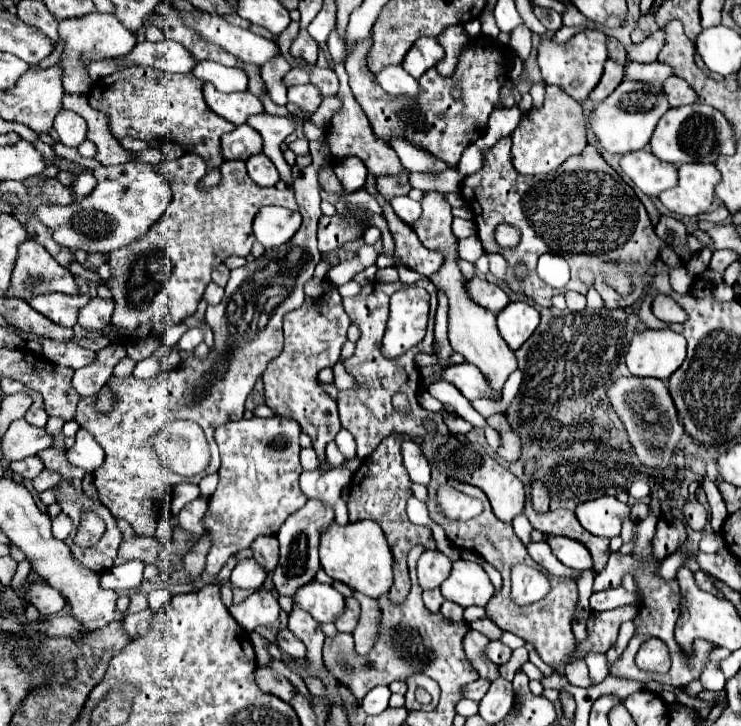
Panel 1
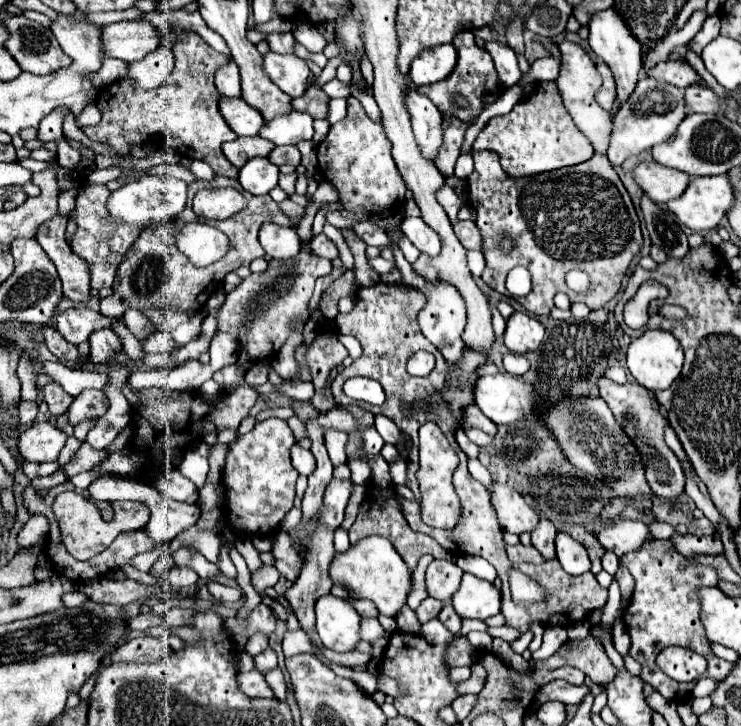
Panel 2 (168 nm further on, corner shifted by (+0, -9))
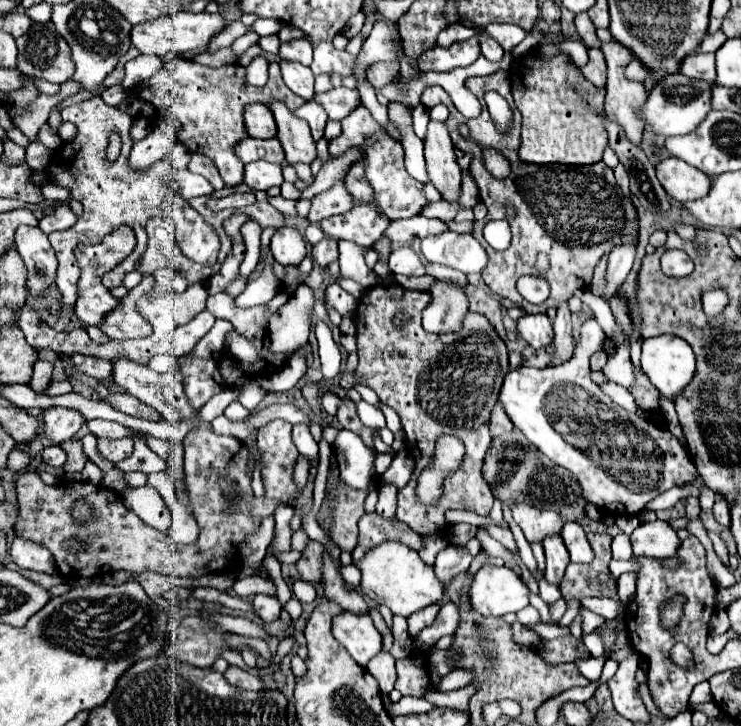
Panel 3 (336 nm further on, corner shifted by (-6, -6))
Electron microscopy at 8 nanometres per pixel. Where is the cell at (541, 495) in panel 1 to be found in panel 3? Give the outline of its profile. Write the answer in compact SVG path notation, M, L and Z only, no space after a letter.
M561 535L545 537L543 547L545 547L545 557L547 557L545 579L547 579L549 583L559 585L561 579L563 579L563 575L565 575L565 567L569 565L569 553L567 553L567 547L563 545Z

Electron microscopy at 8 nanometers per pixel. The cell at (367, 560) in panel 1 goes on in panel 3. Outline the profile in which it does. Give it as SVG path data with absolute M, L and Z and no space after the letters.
M381 543L375 549L371 549L361 561L355 563L355 567L361 571L361 591L371 597L379 605L387 605L393 615L409 617L411 613L441 603L445 597L445 587L437 581L433 567L425 565L417 551L403 543Z

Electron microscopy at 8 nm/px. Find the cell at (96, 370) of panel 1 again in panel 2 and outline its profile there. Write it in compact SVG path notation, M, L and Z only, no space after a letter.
M83 390L69 408L69 422L77 426L87 418L99 418L107 412L109 400L101 390Z

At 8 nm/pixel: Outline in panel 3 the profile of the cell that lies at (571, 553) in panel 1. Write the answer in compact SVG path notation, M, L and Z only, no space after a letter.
M565 523L563 525L563 531L561 531L561 537L565 541L565 547L571 555L571 561L573 563L589 563L593 561L595 553L585 537L585 531L579 523Z

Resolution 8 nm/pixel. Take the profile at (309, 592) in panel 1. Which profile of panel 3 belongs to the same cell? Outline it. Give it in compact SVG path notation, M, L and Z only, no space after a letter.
M339 613L333 619L331 633L361 667L381 651L381 633L375 629L369 613Z

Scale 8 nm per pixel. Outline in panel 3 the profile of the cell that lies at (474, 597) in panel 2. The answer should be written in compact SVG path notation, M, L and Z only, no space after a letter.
M481 567L469 589L471 605L485 617L517 613L529 605L529 591L521 577L507 567Z

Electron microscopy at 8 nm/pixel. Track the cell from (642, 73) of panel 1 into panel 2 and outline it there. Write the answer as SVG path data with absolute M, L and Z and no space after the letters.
M667 60L667 62L659 62L649 76L655 76L667 84L685 88L685 86L693 86L701 80L701 76L695 72L695 68L685 62L685 60Z

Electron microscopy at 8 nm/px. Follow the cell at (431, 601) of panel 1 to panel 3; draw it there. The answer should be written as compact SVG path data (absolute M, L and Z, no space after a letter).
M429 605L429 607L413 613L413 615L407 619L407 623L409 623L409 635L411 635L411 637L417 637L417 633L419 633L423 627L429 627L429 625L435 621L439 609L441 609L441 605Z

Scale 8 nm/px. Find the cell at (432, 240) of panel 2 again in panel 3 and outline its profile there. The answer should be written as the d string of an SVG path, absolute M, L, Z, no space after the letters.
M445 231L439 235L429 235L421 241L421 251L427 261L441 263L461 273L481 273L485 263L489 263L487 251L469 233Z

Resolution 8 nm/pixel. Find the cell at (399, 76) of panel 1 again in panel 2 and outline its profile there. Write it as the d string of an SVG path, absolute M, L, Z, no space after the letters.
M411 90L411 96L407 96L407 108L411 112L415 140L421 148L423 158L429 162L435 162L437 152L443 144L441 112L435 108L435 104L431 100L427 100L427 96L417 94L415 90Z

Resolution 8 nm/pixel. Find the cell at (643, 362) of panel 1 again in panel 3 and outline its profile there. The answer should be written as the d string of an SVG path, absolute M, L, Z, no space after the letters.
M657 335L643 339L641 367L651 383L669 399L673 399L695 373L693 349L673 335Z

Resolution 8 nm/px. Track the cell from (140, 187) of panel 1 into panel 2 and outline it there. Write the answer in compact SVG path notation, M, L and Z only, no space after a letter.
M145 176L133 184L127 184L115 192L111 192L109 200L107 200L107 208L109 208L109 216L113 220L121 220L127 224L141 224L141 222L163 222L169 216L177 216L187 202L187 182L177 180L173 176Z

